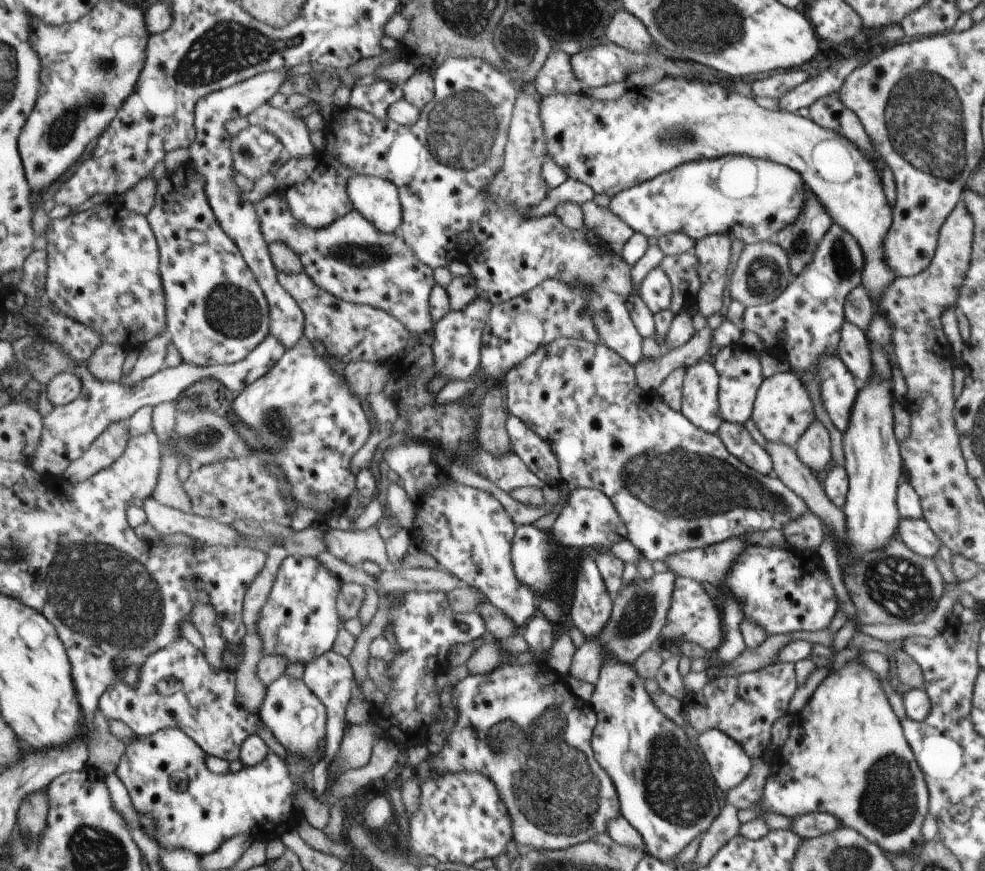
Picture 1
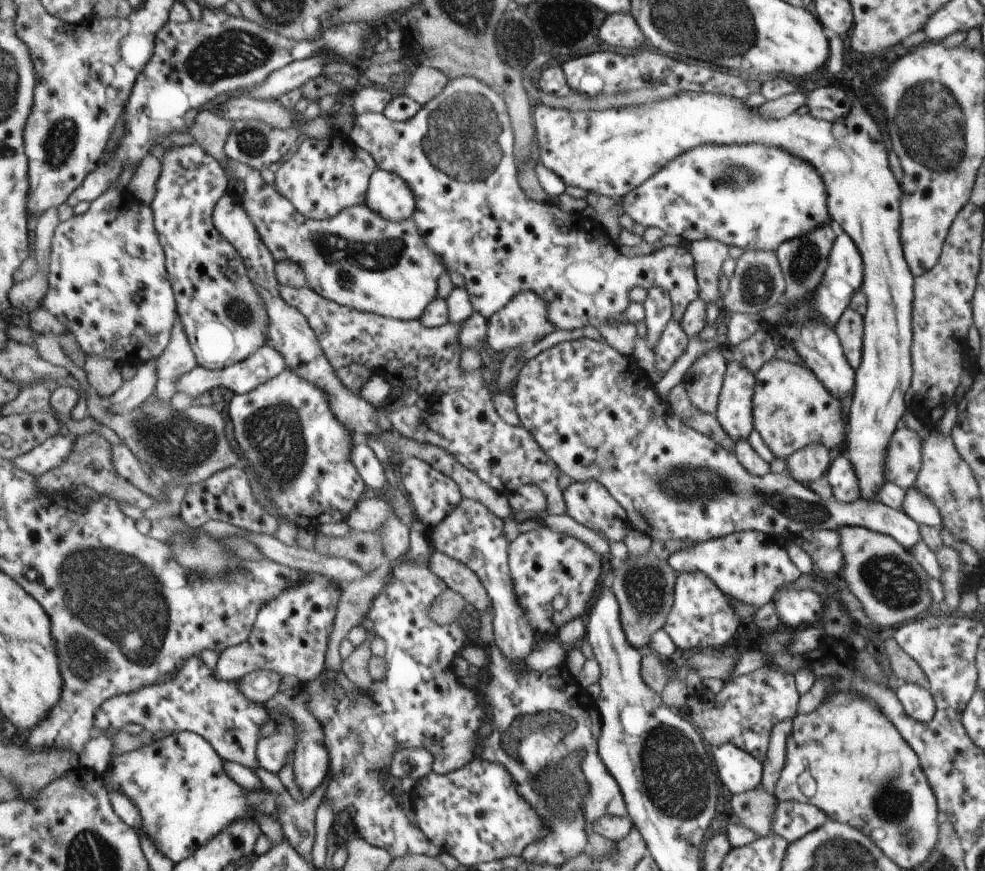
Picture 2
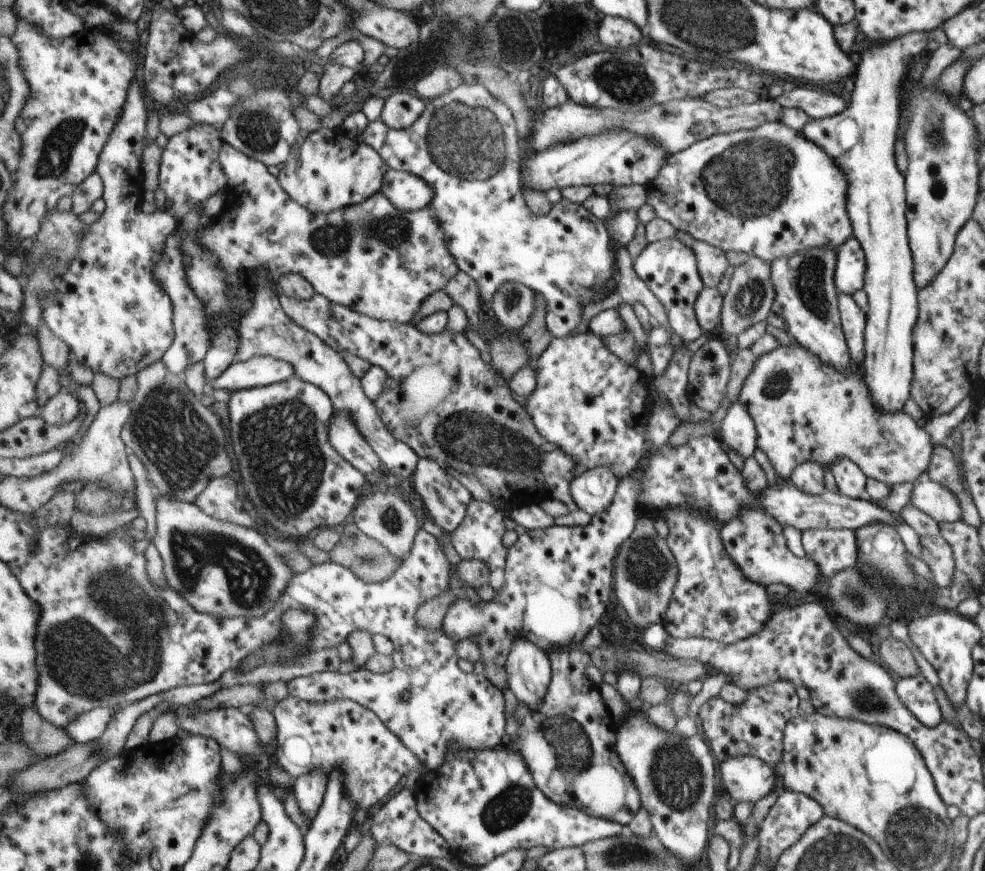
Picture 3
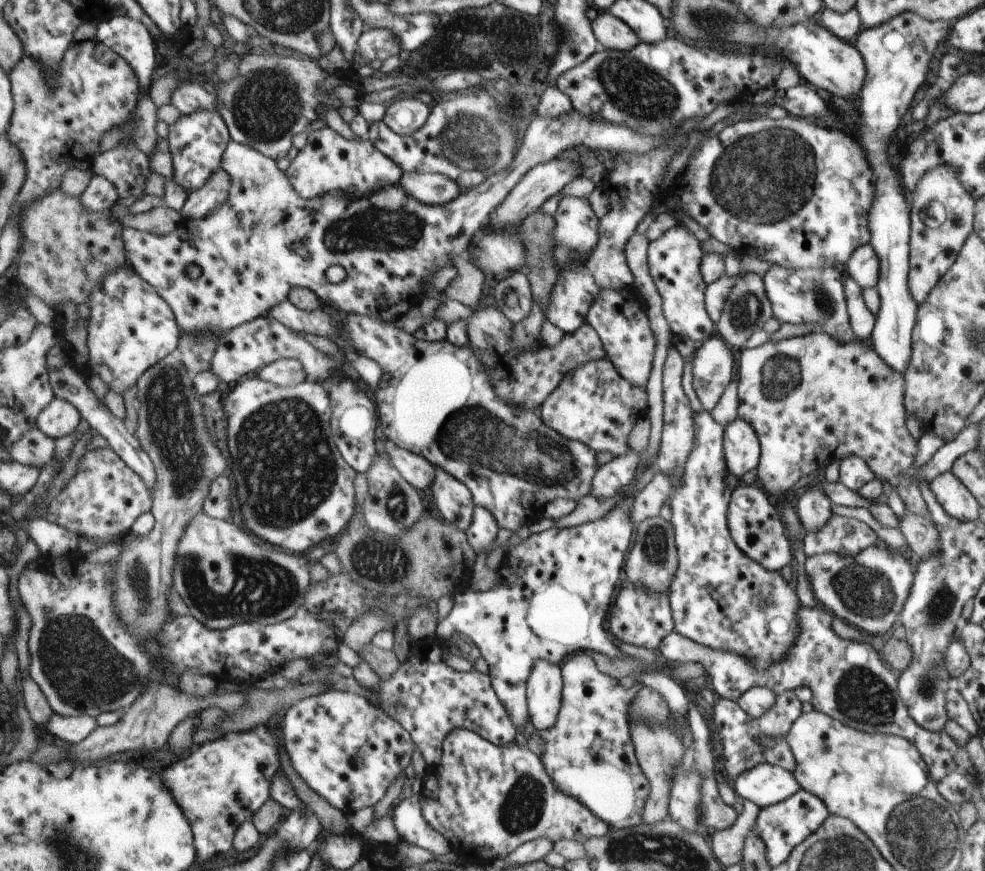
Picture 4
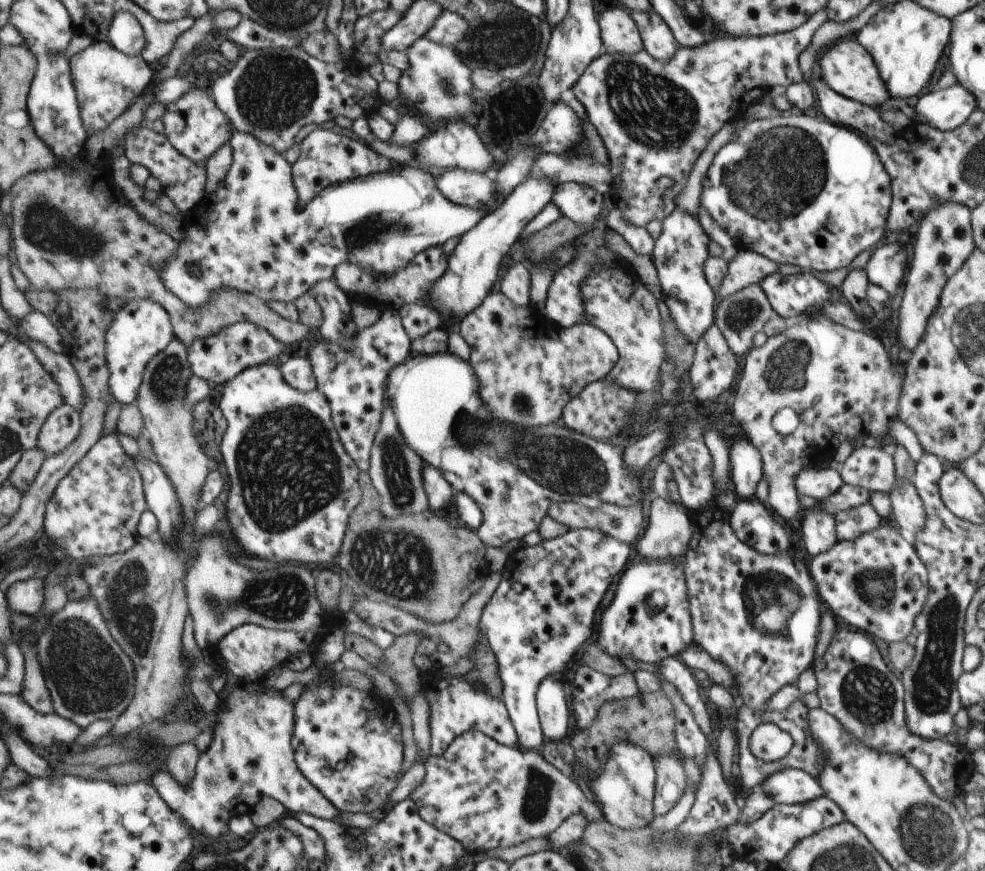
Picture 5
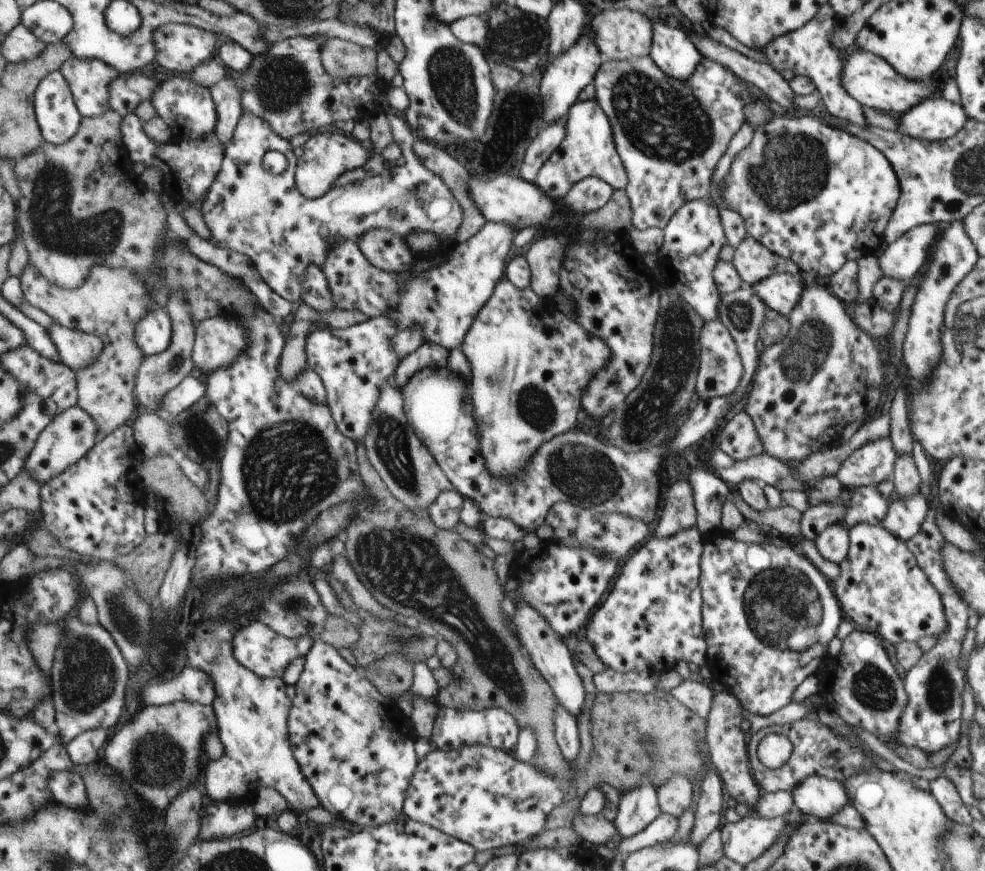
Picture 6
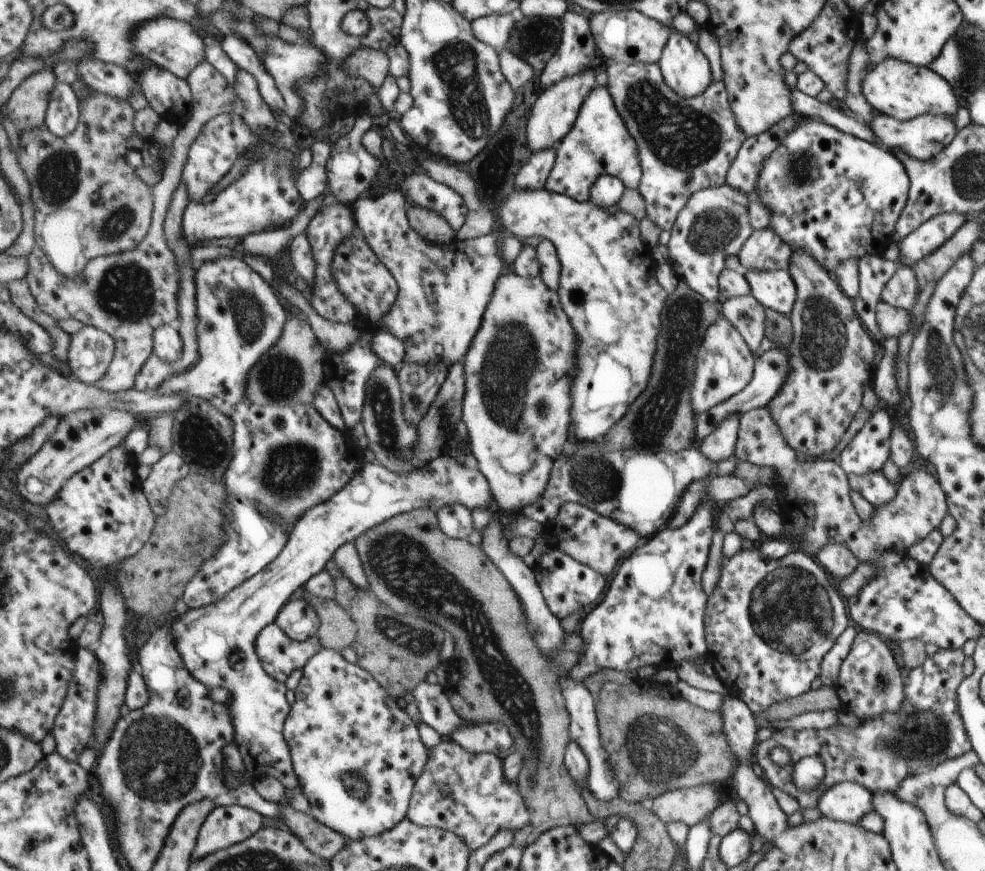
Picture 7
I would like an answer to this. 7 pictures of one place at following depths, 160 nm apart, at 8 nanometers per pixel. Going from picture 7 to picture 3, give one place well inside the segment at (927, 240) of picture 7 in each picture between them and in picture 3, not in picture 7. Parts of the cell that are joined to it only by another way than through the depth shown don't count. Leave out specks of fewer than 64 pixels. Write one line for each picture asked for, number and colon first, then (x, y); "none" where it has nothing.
3: (849, 273)
4: (862, 266)
5: (886, 267)
6: (906, 257)

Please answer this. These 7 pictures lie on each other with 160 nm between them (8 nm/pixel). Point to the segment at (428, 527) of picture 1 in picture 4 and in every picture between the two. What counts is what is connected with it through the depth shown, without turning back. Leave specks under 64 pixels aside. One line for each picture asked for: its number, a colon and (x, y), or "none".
2: (472, 533)
3: (480, 537)
4: (544, 685)

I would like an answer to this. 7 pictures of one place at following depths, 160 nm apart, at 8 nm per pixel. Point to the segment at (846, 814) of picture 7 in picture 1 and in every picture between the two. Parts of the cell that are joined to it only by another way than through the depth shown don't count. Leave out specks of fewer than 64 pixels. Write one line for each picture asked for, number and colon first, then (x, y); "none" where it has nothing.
1: (729, 764)
2: (739, 771)
3: (747, 779)
4: (764, 784)
5: (788, 786)
6: (820, 797)

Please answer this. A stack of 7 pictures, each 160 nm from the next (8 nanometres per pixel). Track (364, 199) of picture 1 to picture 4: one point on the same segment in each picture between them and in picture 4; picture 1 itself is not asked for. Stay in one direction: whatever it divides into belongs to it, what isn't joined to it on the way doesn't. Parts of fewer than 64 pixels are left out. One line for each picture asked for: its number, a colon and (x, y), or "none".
2: (388, 194)
3: (409, 192)
4: (431, 188)

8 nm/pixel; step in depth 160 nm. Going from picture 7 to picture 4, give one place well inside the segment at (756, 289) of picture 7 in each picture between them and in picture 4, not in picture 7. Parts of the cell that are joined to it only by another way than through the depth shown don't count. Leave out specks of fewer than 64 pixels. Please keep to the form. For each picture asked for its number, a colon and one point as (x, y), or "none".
4: (796, 296)
5: (789, 295)
6: (780, 292)

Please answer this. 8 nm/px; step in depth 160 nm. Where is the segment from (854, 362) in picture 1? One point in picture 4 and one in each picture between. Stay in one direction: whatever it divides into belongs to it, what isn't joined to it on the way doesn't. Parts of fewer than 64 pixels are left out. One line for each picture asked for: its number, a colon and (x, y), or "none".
2: (848, 328)
3: (853, 319)
4: (862, 320)

